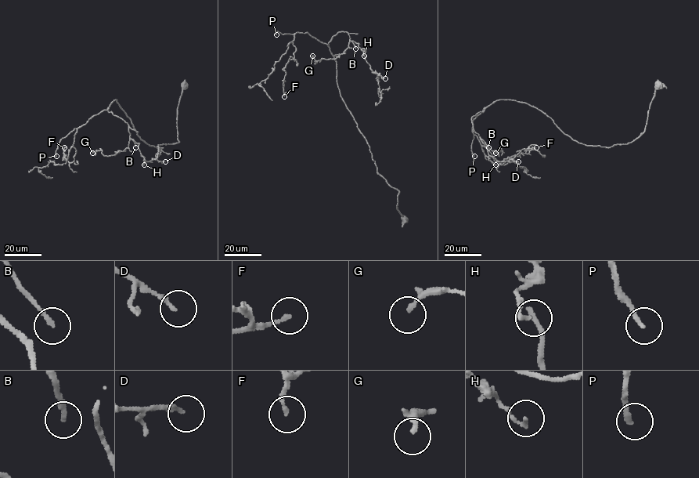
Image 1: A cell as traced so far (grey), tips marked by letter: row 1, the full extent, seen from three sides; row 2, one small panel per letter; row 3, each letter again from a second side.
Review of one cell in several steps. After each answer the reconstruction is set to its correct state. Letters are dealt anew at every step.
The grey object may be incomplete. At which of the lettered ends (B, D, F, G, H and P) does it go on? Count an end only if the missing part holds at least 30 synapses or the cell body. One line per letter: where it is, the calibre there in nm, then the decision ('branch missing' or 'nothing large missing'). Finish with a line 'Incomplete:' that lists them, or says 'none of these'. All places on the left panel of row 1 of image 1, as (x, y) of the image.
B: place (135, 147); calibre 180 nm; branch missing
D: place (165, 161); calibre 160 nm; nothing large missing
F: place (64, 147); calibre 160 nm; branch missing
G: place (92, 153); calibre 190 nm; nothing large missing
H: place (144, 164); calibre 140 nm; nothing large missing
P: place (56, 156); calibre 190 nm; branch missing
Incomplete: B, F, P

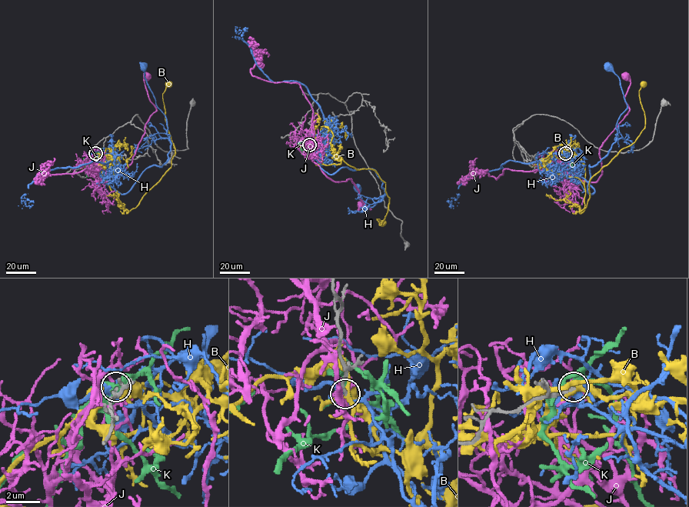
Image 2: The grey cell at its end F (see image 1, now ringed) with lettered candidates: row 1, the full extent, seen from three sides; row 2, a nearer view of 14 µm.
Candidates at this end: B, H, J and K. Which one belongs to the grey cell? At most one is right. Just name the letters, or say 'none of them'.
none of them

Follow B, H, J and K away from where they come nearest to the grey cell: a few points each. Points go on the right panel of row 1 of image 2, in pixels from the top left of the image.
B: (564, 153), (578, 156), (584, 165), (580, 213), (590, 197), (590, 178), (645, 125), (643, 83)
H: (564, 153), (575, 158), (592, 194), (589, 165), (607, 155), (627, 108), (620, 79), (607, 66)
J: (565, 153), (561, 165), (570, 181), (596, 181), (599, 149), (629, 111), (624, 76)
K: (564, 153), (568, 154), (573, 171), (570, 175), (563, 176)

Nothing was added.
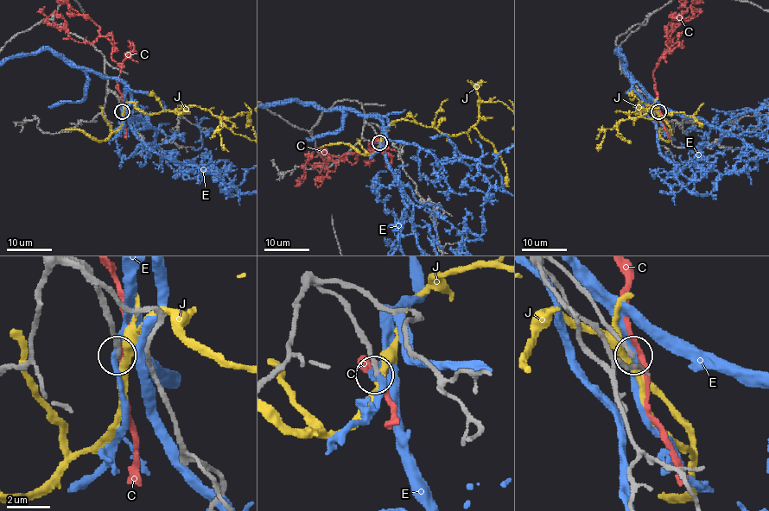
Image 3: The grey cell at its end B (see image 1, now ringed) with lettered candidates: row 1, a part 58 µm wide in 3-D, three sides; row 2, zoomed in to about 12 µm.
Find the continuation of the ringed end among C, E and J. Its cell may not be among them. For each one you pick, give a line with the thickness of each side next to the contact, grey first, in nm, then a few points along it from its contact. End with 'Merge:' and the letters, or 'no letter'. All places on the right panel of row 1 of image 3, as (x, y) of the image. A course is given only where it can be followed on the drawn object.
Merge: no letter

